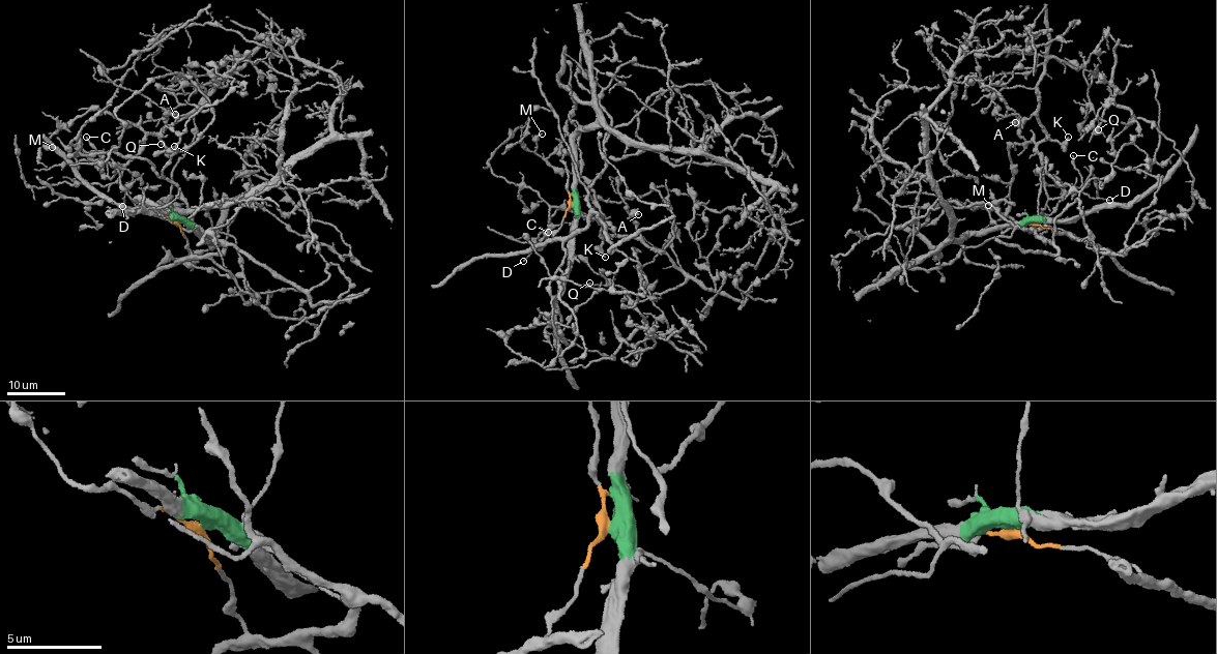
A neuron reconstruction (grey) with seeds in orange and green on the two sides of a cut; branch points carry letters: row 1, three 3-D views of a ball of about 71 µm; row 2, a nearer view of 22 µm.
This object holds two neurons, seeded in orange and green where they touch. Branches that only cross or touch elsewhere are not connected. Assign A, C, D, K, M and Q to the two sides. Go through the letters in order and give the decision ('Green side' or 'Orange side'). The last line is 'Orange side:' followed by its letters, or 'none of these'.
A: Green side
C: Green side
D: Green side
K: Green side
M: Green side
Q: Green side
Orange side: none of these

